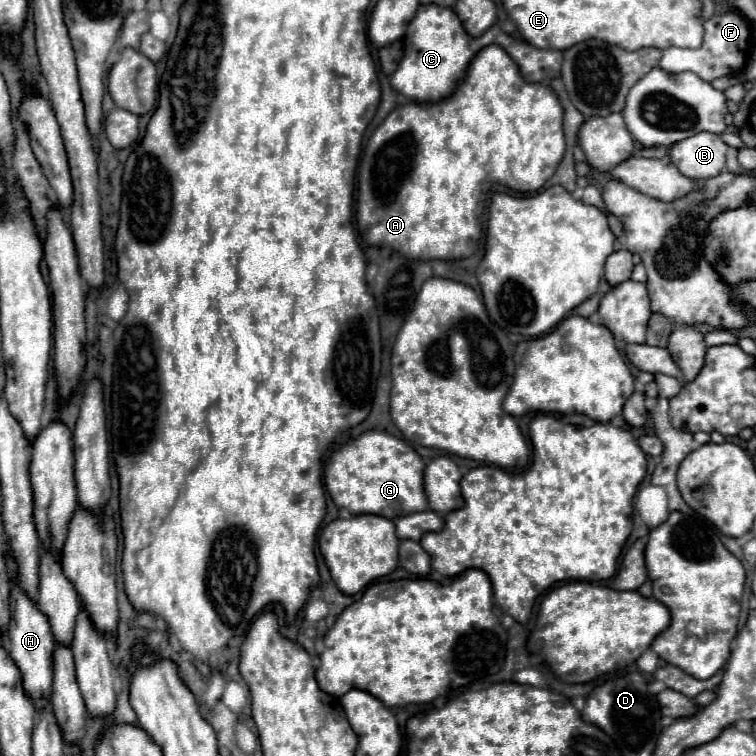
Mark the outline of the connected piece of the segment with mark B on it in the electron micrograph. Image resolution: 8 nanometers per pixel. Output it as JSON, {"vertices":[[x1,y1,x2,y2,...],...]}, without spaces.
{"vertices":[[697,133,669,147,669,161,685,175,705,181,725,171,727,143,715,133]]}

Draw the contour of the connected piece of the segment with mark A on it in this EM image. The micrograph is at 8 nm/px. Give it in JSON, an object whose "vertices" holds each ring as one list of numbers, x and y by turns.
{"vertices":[[489,45,477,53,477,57,471,61,465,79,459,83,457,91,439,101,439,103,407,103,403,107,393,109,387,119,375,129,371,139,365,145,363,151,363,161,359,169,359,195,357,195,357,227,367,245,373,247,389,247,397,251,399,255,407,255,407,259,439,259,439,261,455,261,455,259,465,259,471,257,481,241,481,215,485,207,483,189,489,189,493,183,507,185,513,191,519,193,529,193,541,189,555,169,559,167,561,159,565,153,565,139,563,139,563,107,557,99,557,95,551,91,551,87,543,83,527,83,523,81,519,67,515,61,499,47,499,45]]}

